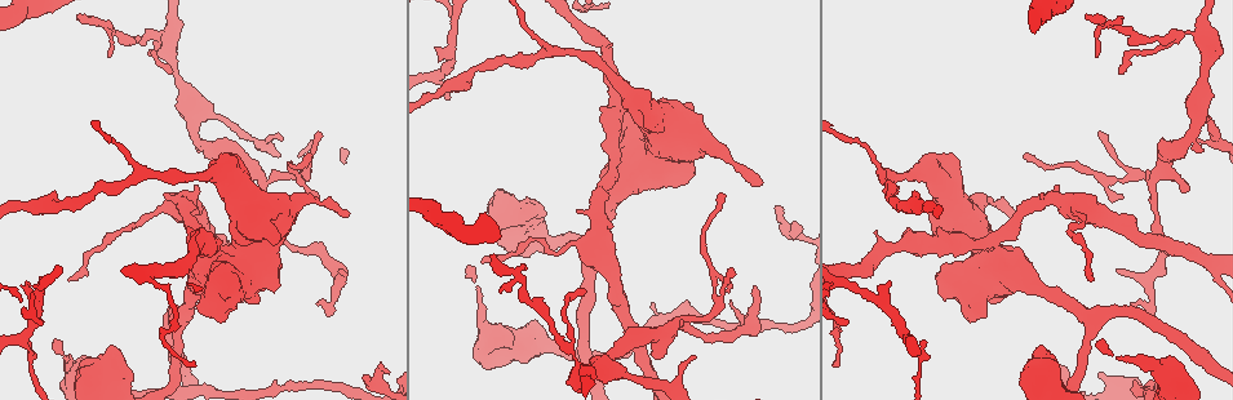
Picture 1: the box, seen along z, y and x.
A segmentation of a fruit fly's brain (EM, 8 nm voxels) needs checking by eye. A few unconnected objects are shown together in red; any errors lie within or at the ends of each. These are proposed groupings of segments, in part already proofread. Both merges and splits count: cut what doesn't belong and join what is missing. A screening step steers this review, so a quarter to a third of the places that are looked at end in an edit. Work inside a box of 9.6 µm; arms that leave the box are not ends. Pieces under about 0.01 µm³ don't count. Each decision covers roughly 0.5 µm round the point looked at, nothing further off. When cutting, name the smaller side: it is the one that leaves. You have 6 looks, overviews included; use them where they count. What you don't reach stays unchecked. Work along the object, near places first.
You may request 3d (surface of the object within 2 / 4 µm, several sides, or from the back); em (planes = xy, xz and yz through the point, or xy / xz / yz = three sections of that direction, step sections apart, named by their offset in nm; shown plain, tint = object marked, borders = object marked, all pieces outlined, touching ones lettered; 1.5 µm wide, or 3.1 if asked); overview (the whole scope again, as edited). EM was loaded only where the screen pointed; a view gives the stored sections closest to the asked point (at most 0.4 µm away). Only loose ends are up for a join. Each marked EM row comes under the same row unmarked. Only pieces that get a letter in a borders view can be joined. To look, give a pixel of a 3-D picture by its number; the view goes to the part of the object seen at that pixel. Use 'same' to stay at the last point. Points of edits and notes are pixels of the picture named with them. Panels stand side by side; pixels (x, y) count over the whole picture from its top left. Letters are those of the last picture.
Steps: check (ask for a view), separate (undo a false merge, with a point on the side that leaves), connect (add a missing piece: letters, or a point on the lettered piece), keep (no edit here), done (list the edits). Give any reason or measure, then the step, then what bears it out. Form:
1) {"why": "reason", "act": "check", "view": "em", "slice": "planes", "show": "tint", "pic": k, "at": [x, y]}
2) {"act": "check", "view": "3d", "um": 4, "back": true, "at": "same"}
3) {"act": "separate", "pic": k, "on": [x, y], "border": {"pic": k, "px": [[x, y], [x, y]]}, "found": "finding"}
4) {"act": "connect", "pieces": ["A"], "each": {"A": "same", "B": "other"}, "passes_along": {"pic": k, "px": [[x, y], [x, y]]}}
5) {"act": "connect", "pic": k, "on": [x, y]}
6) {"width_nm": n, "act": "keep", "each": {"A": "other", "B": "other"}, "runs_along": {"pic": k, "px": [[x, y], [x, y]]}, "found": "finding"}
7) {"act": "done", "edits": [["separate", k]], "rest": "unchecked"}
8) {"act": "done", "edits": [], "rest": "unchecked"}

{"why": "end of a long branch", "act": "check", "view": "3d", "um": 2, "pic": 1, "at": [55, 344]}

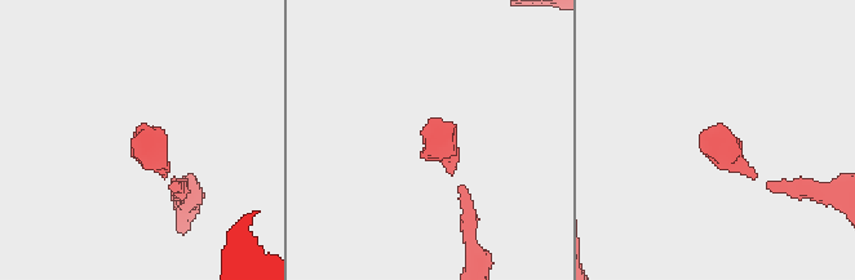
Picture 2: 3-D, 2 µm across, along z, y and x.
{"act": "check", "view": "em", "slice": "planes", "show": "tint", "pic": 2, "at": [703, 134]}

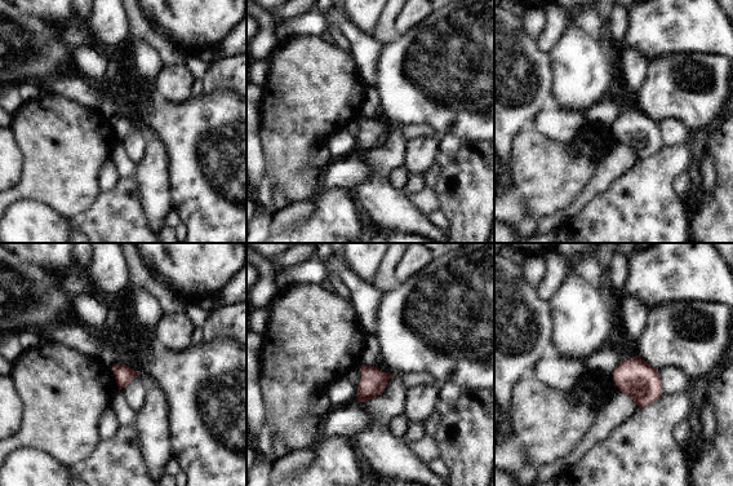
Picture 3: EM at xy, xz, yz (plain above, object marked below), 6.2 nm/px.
{"why": "see the neighbours", "act": "check", "view": "em", "slice": "planes", "show": "borders", "at": "same"}

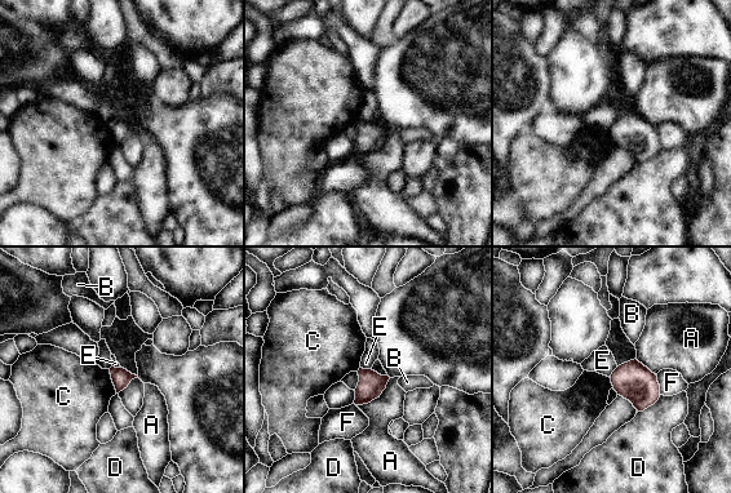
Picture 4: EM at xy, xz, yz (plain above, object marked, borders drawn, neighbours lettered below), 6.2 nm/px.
{"act": "keep", "each": {"A": "other", "B": "other", "C": "other", "D": "other", "E": "other", "F": "other"}, "found": "no lettered piece goes on from it"}

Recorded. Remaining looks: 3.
{"why": "a fork", "act": "check", "view": "em", "slice": "xy", "step": 8, "show": "borders", "pic": 1, "at": [262, 183]}

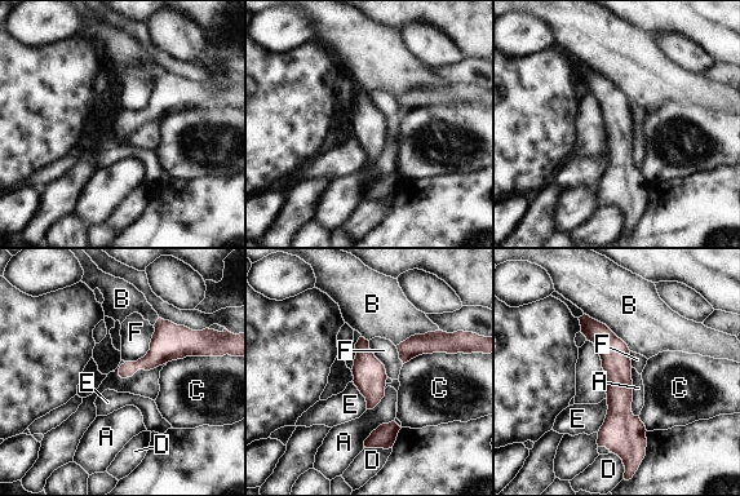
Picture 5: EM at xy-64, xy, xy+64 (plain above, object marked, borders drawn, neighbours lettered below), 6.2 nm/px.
{"act": "check", "view": "em", "slice": "planes", "show": "borders", "at": "same"}

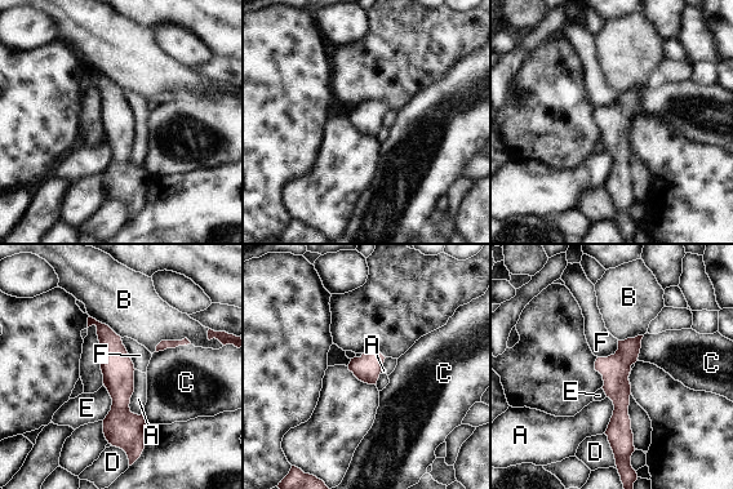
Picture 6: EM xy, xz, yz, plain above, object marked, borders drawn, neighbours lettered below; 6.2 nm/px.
{"act": "keep", "each": {"A": "other", "B": "other", "C": "other", "D": "other", "E": "other", "F": "other"}, "border": {"pic": 6, "px": [[136, 369], [129, 409], [140, 416]]}, "found": "one neuron here"}

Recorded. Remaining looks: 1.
{"why": "calibre changes", "act": "check", "view": "em", "slice": "planes", "show": "borders", "pic": 1, "at": [223, 119]}

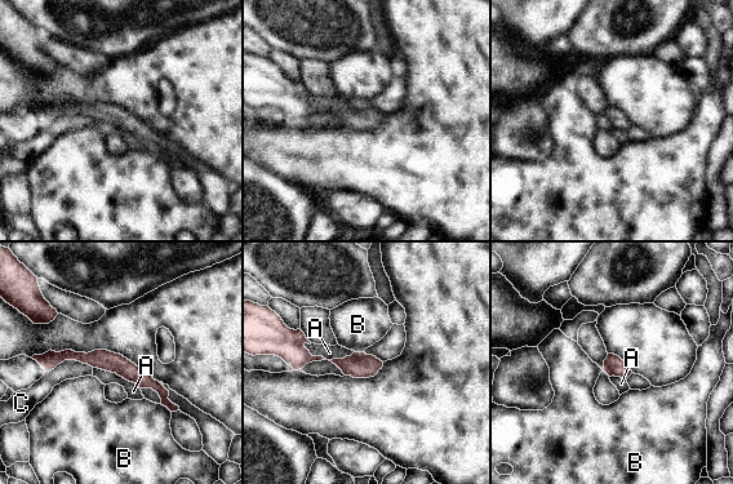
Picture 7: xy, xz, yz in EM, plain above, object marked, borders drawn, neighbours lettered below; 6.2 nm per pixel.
{"width_nm": 130, "act": "keep", "each": {"A": "other", "B": "other", "C": "other"}, "border": {"pic": 7, "px": [[93, 367], [116, 373], [140, 389]]}, "found": "all the same neuron"}

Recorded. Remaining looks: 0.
{"act": "done", "edits": [], "rest": "unchecked"}

